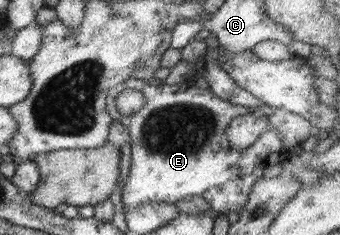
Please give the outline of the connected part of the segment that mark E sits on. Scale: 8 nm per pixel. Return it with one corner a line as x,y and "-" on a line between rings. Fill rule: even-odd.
129,78
123,83
117,84
107,92
107,113
113,122
119,122
128,129
131,166
128,180
122,189
122,202
124,209
131,206
140,206
144,202
167,202
175,204
179,200
189,196
199,196
208,201
216,214
230,212
239,213
246,204
252,185
257,178
264,176
264,170
268,166
278,163
286,163
291,156
284,149
281,139
282,133
270,130
269,134
262,135
250,148
236,150
225,138
225,132
229,122
237,116
251,113
254,110
248,106
236,106
232,102
218,98
208,86
203,83
193,85
193,80
181,83
153,86
145,80
-
125,88
139,90
145,98
145,106
132,116
122,116
115,107
116,95

